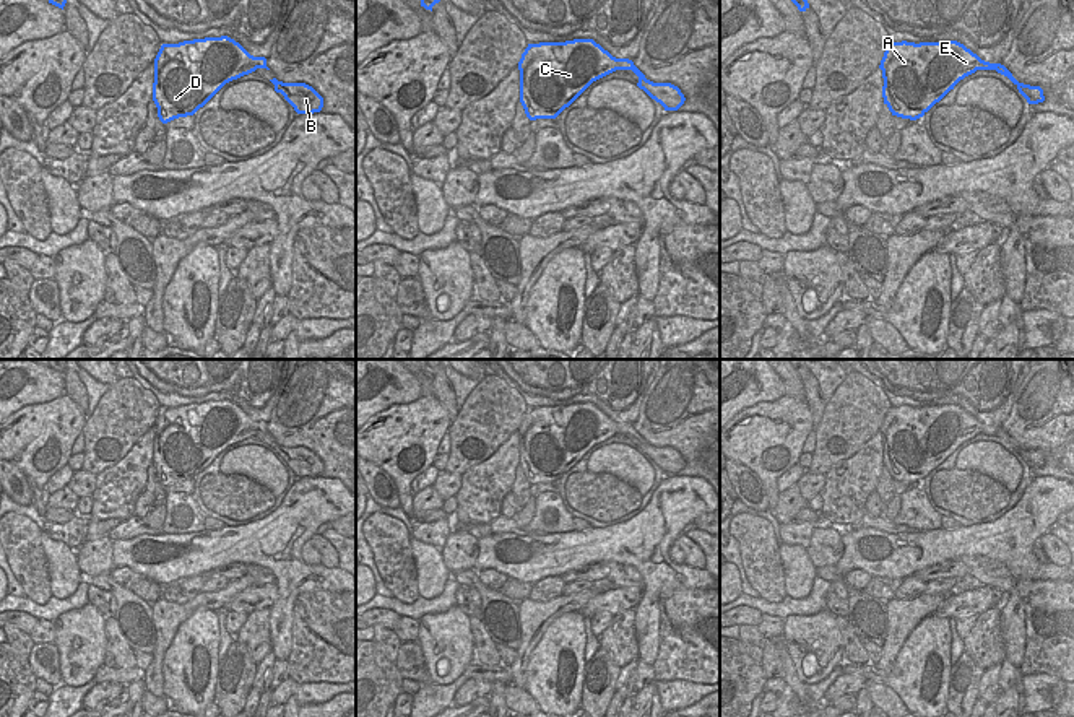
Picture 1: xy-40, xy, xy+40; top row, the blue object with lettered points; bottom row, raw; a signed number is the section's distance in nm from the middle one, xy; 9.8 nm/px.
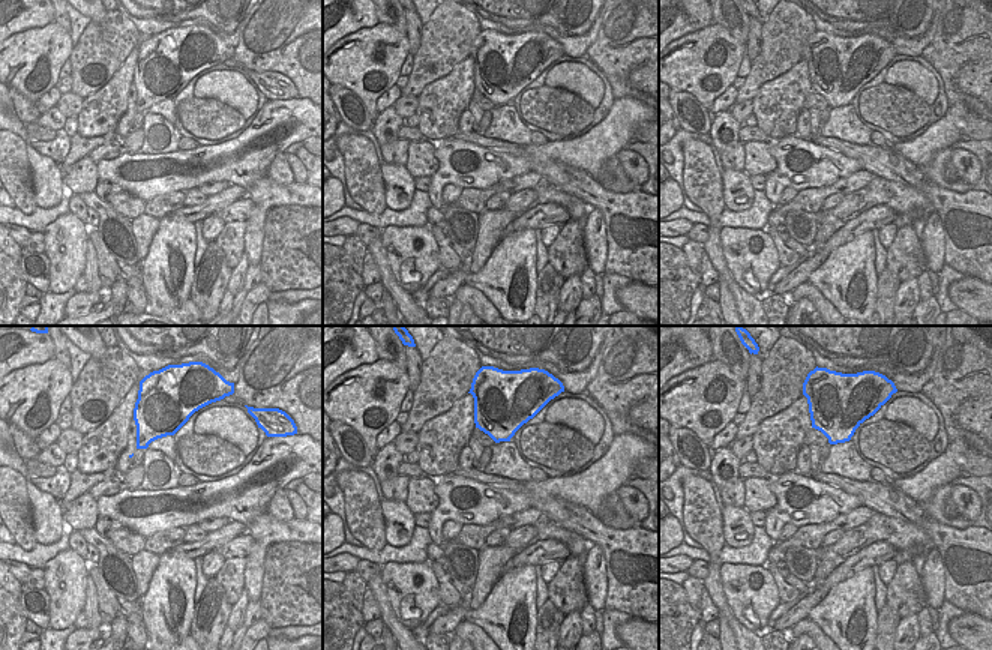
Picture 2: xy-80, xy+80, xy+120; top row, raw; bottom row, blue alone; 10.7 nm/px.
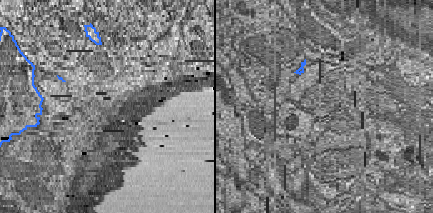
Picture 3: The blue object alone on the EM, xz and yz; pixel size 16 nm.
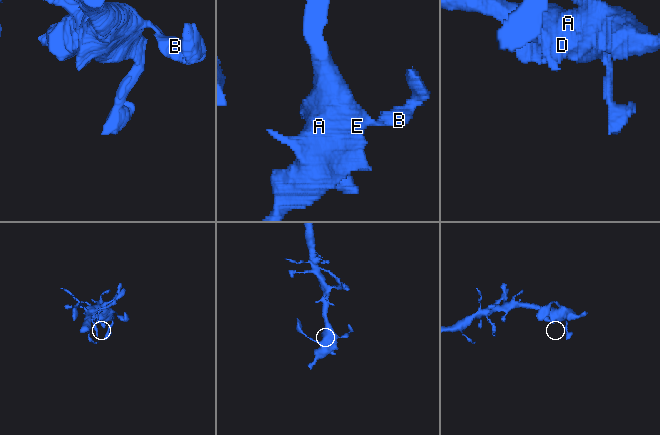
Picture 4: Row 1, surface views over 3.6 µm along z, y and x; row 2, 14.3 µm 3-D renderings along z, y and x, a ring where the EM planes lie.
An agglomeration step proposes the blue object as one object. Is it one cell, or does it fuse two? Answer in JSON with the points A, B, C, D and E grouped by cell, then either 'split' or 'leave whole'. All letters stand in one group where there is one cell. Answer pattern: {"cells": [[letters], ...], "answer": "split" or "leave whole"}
{"cells": [["A", "B", "C", "D", "E"]], "answer": "leave whole"}

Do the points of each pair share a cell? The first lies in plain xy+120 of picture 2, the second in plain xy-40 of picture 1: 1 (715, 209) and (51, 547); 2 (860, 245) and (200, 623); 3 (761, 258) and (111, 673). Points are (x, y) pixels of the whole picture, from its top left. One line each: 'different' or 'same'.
1: different
2: same
3: different

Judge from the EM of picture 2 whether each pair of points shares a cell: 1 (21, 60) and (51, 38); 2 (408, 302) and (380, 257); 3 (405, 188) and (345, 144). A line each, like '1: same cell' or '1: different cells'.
1: same cell
2: same cell
3: different cells

